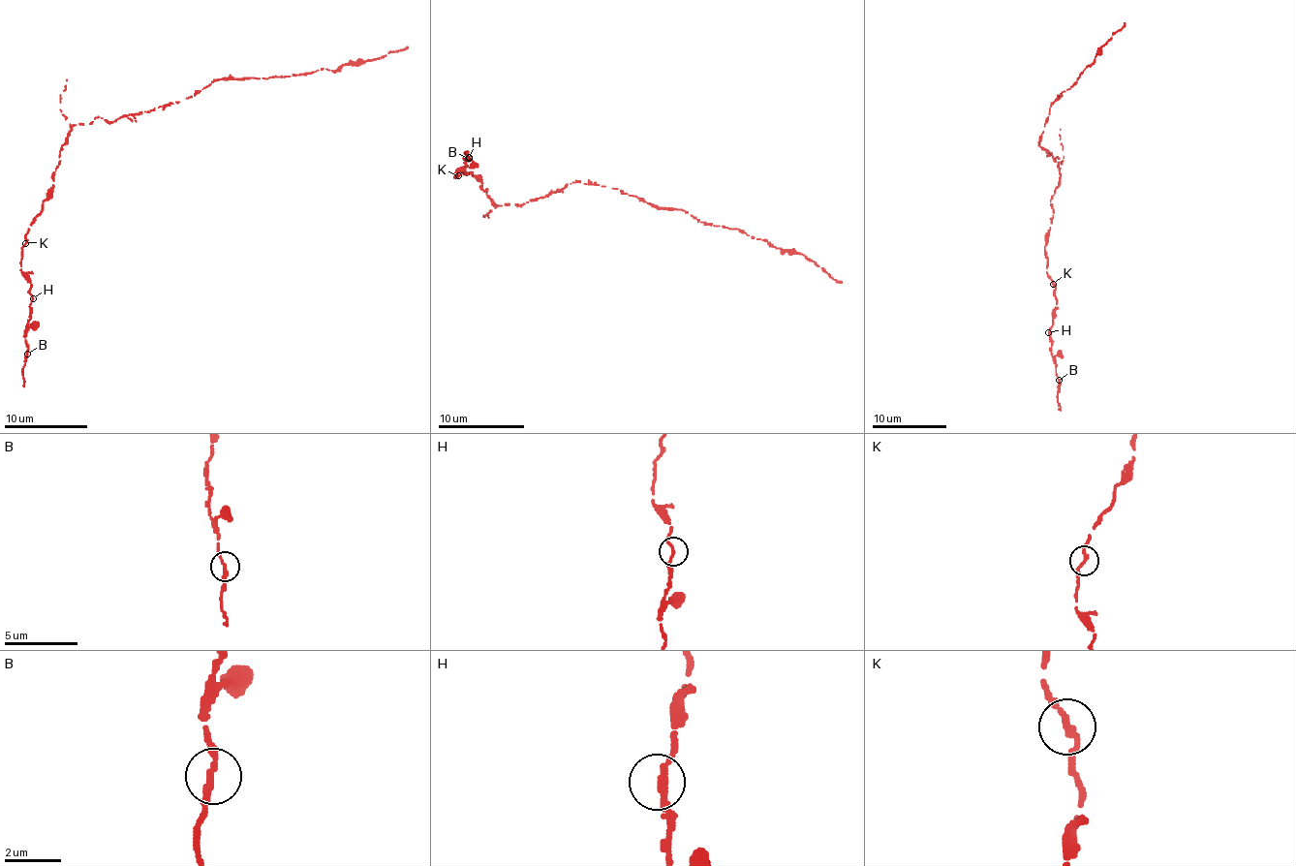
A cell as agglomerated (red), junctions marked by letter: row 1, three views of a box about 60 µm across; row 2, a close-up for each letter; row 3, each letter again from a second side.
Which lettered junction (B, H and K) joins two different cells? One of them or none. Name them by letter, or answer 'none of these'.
none of these

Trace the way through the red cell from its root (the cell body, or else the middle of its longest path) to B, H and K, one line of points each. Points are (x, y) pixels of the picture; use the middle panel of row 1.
B: (540, 198), (522, 204), (495, 205), (473, 172), (460, 170), (454, 177), (469, 160), (466, 155), (469, 158)
H: (540, 198), (522, 204), (495, 205), (473, 172), (460, 170), (454, 177), (469, 157)
K: (540, 198), (522, 204), (497, 206), (473, 172), (460, 170), (458, 176)

